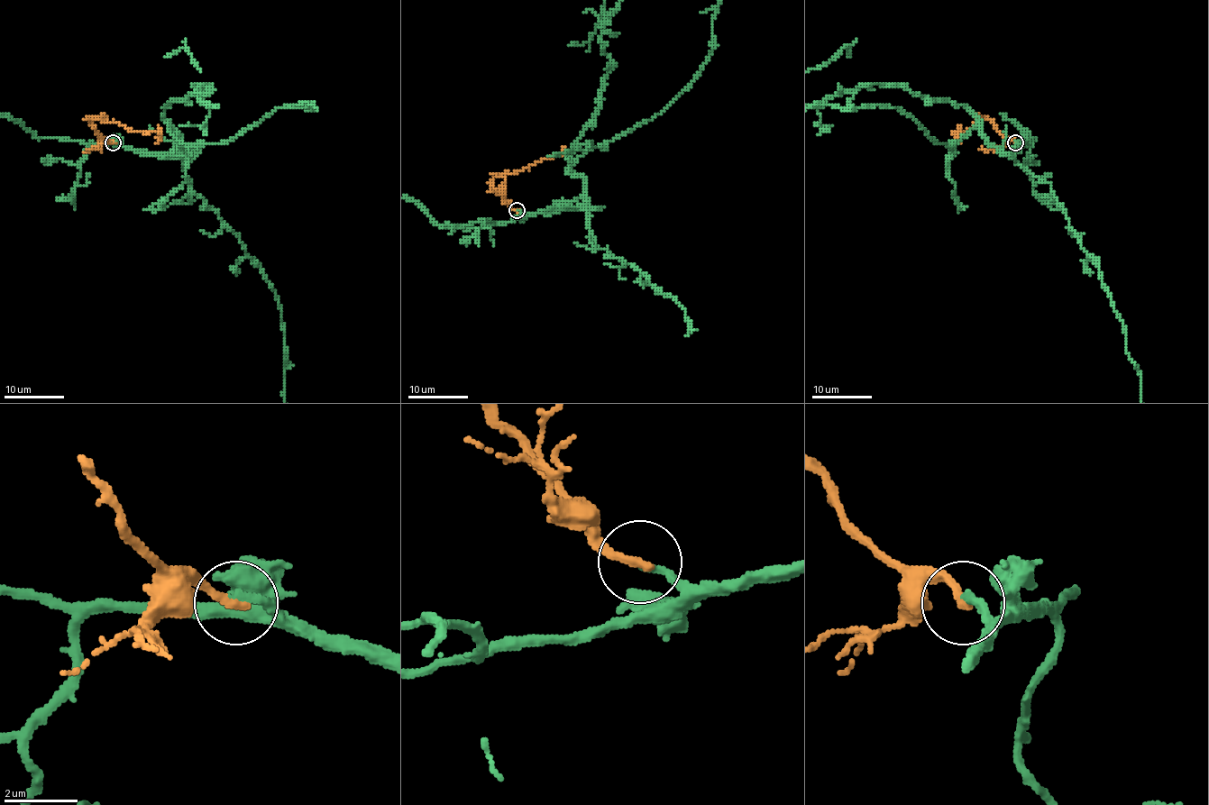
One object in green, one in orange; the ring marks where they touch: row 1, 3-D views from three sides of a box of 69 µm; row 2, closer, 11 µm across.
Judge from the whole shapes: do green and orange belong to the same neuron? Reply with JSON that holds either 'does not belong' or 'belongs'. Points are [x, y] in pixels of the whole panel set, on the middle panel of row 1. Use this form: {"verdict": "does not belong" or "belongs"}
{"verdict": "does not belong"}

